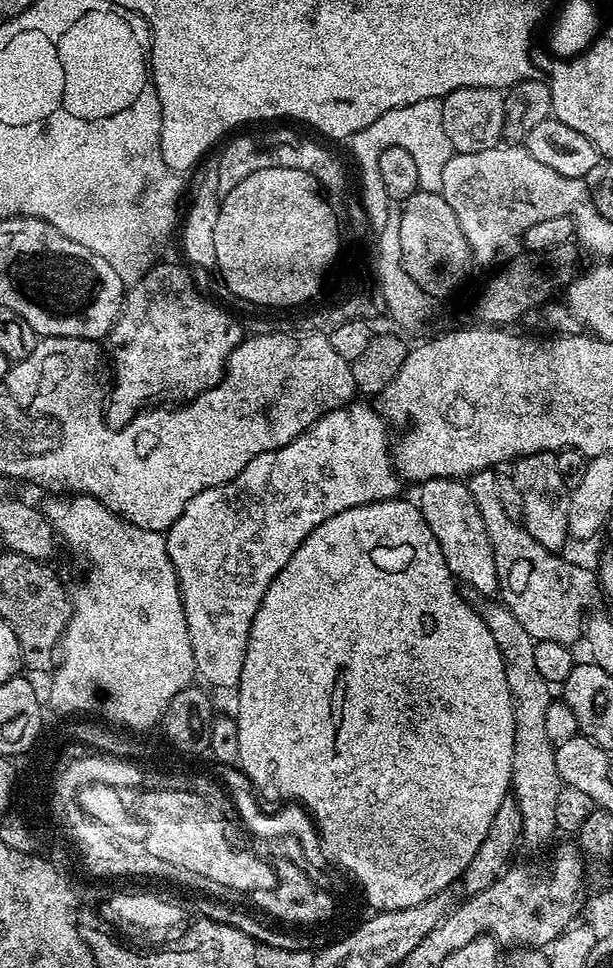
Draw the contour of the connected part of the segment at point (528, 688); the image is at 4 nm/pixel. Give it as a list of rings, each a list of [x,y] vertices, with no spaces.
[[[500,602],[492,603],[496,604],[483,609],[482,615],[490,634],[494,634],[494,642],[498,642],[498,650],[502,654],[506,670],[506,682],[512,695],[512,709],[516,715],[510,792],[518,802],[523,843],[544,844],[558,832],[554,822],[554,809],[562,787],[556,765],[556,745],[553,744],[550,734],[546,734],[548,708],[554,703],[553,689],[544,681],[542,674],[538,674],[538,665],[534,663],[536,641],[530,634],[526,634],[522,622],[514,618],[509,608],[505,608]]]

